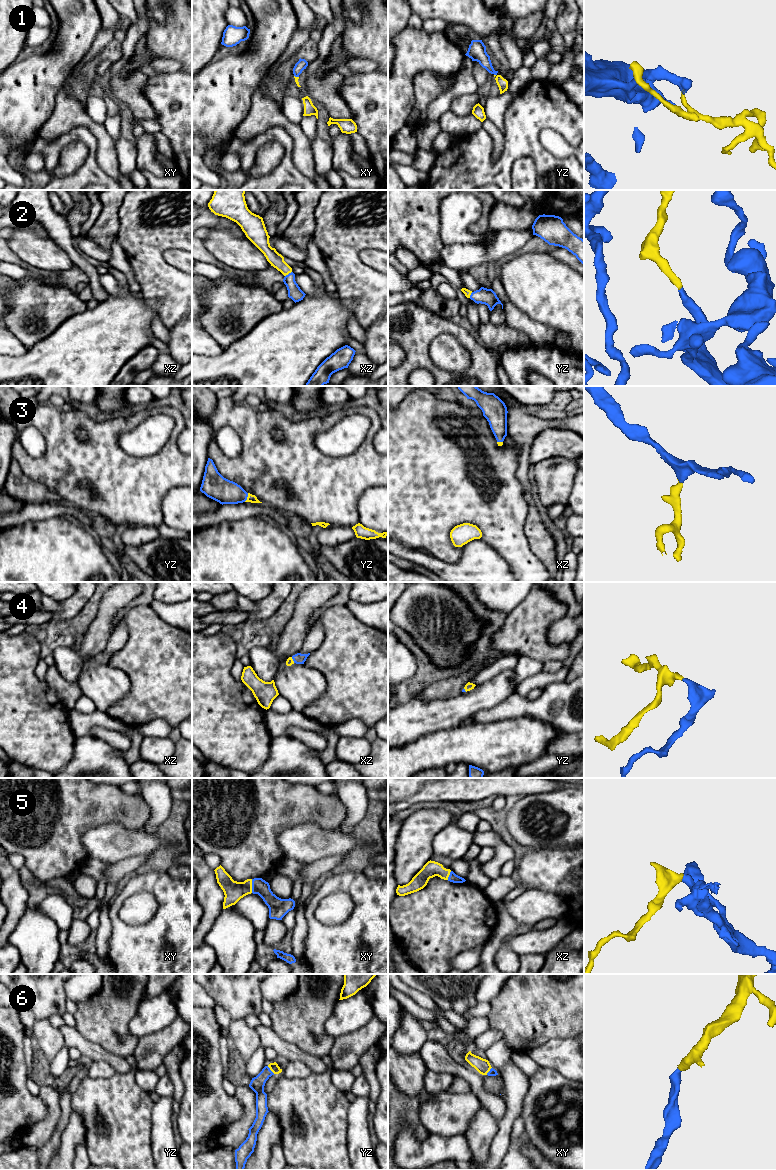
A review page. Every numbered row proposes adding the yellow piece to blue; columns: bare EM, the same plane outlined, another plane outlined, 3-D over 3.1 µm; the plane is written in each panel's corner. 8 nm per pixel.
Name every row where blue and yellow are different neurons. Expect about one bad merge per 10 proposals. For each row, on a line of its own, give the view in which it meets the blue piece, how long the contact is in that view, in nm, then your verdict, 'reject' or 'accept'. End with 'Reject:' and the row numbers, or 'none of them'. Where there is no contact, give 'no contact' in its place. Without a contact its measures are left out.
1: meets blue in xy; contact 40 nm long; accept
2: meets blue in xz; contact 70 nm long; accept
3: meets blue in yz; contact 80 nm long; accept
4: meets blue in xz; contact 50 nm long; accept
5: meets blue in xy; contact 110 nm long; accept
6: meets blue in yz; contact 90 nm long; accept
Reject: none of them

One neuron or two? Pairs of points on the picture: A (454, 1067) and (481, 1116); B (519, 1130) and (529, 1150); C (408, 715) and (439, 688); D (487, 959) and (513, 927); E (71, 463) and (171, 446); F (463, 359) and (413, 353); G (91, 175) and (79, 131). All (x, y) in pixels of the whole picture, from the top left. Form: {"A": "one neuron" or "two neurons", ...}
{"A": "two neurons", "B": "two neurons", "C": "two neurons", "D": "one neuron", "E": "one neuron", "F": "two neurons", "G": "one neuron"}

